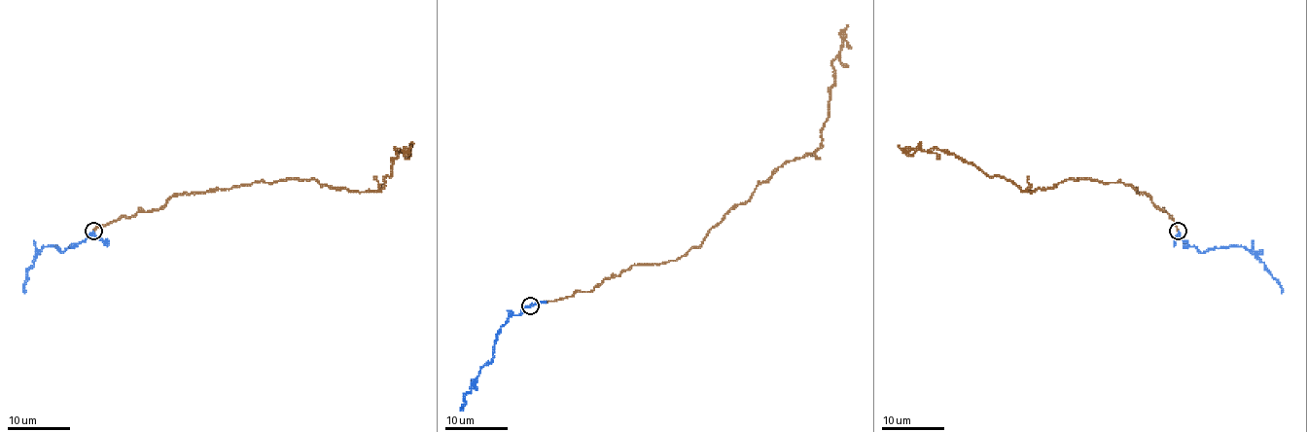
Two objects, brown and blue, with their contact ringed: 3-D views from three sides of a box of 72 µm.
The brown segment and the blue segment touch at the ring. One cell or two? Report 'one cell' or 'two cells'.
one cell

